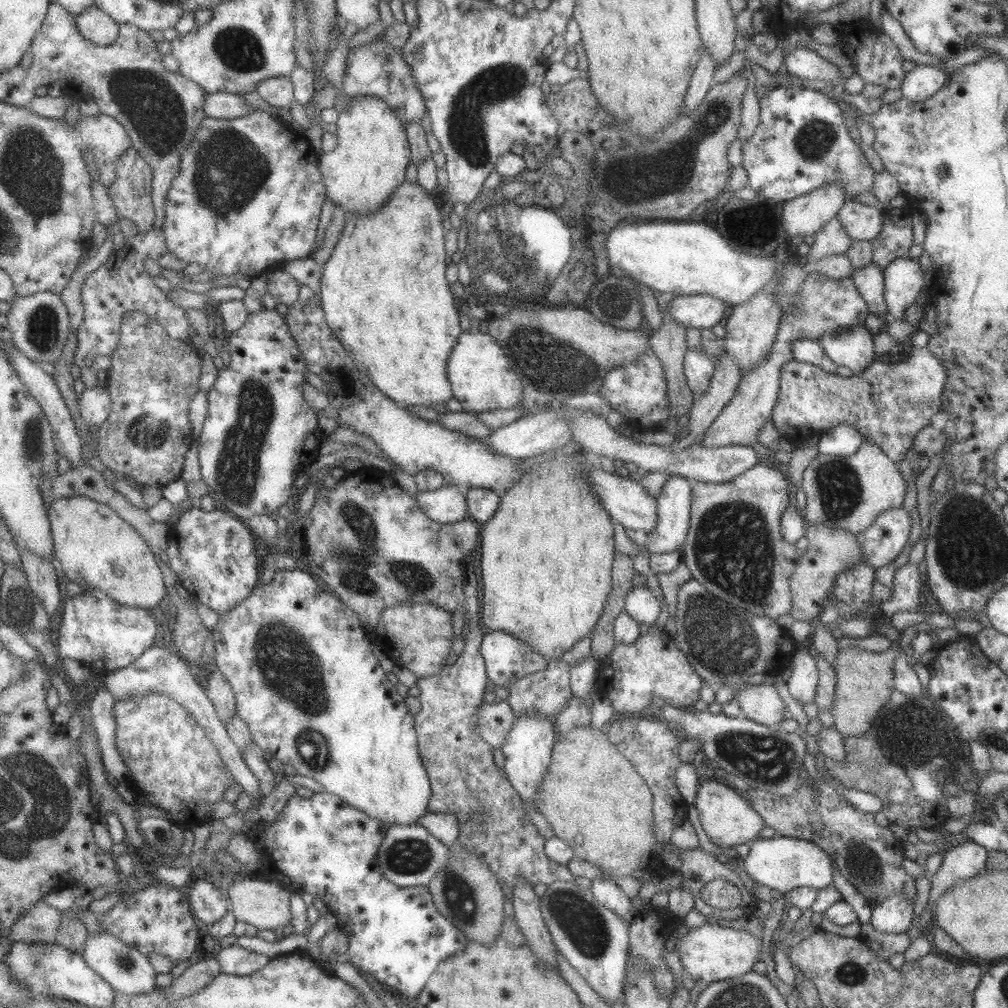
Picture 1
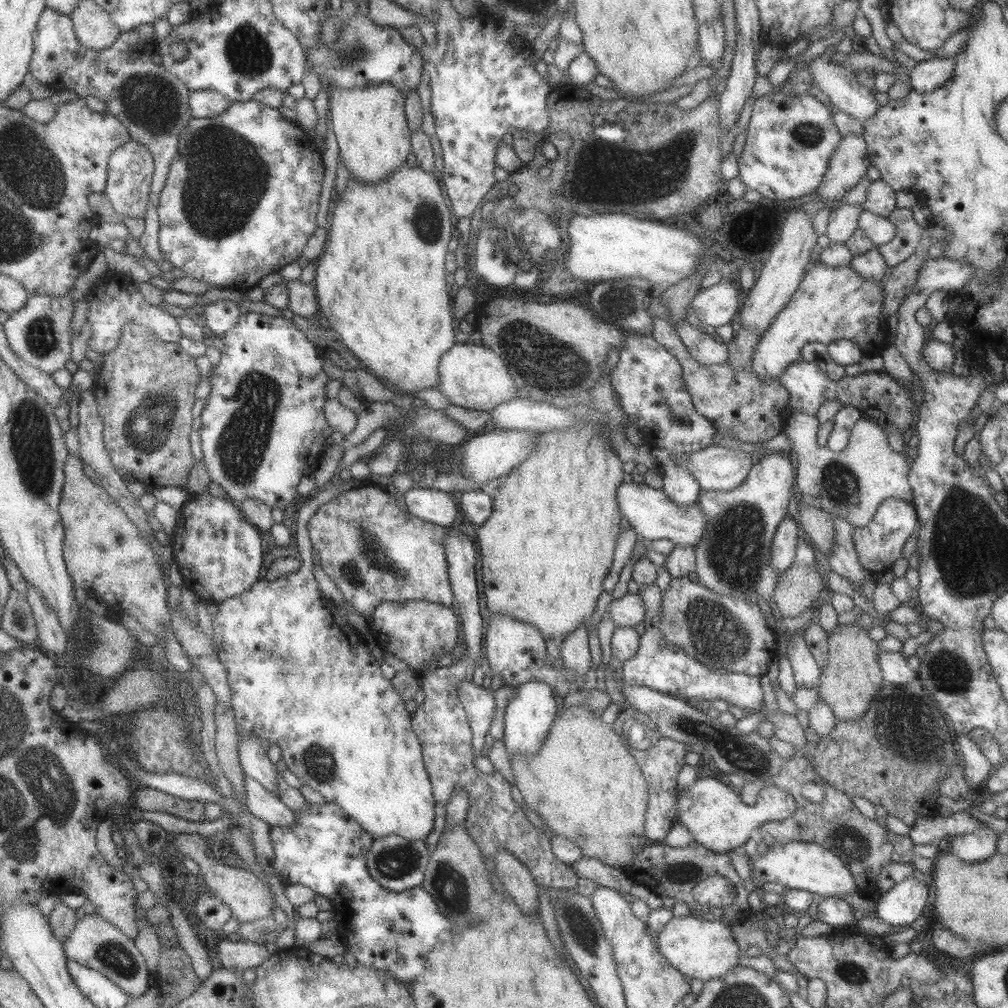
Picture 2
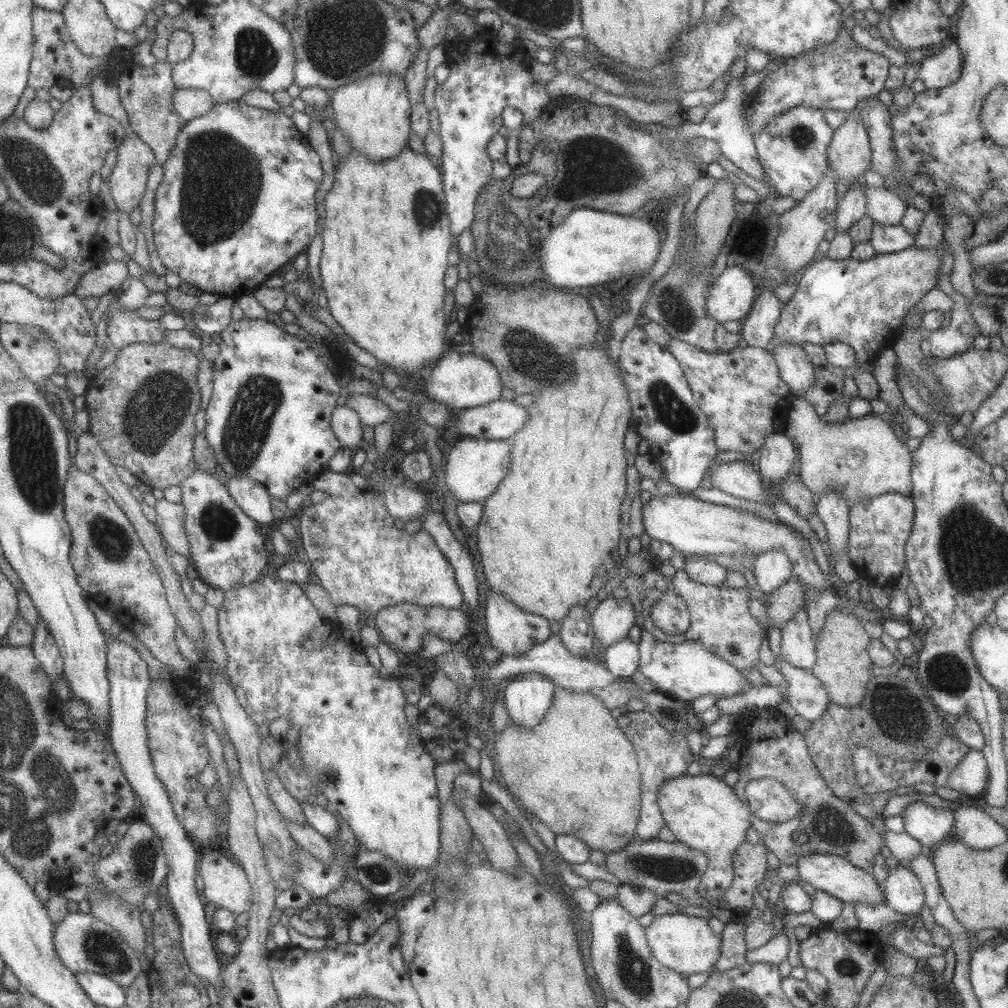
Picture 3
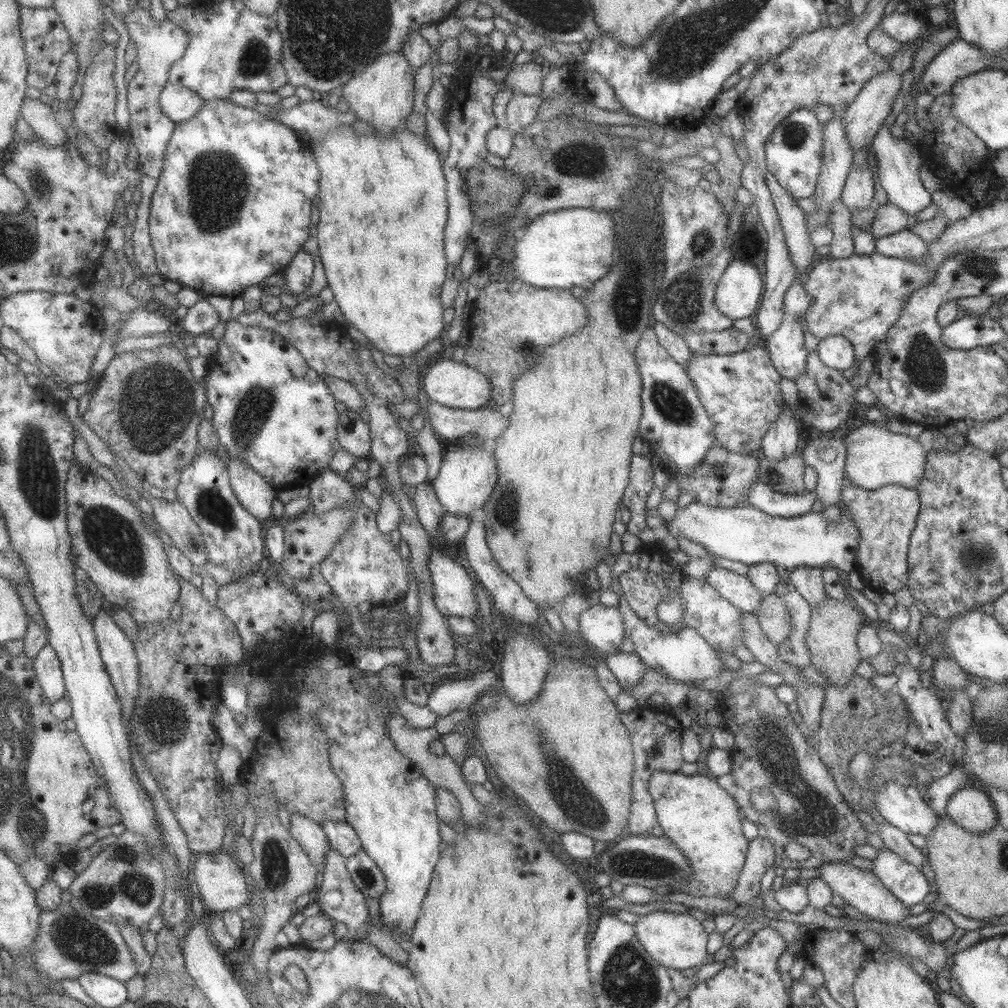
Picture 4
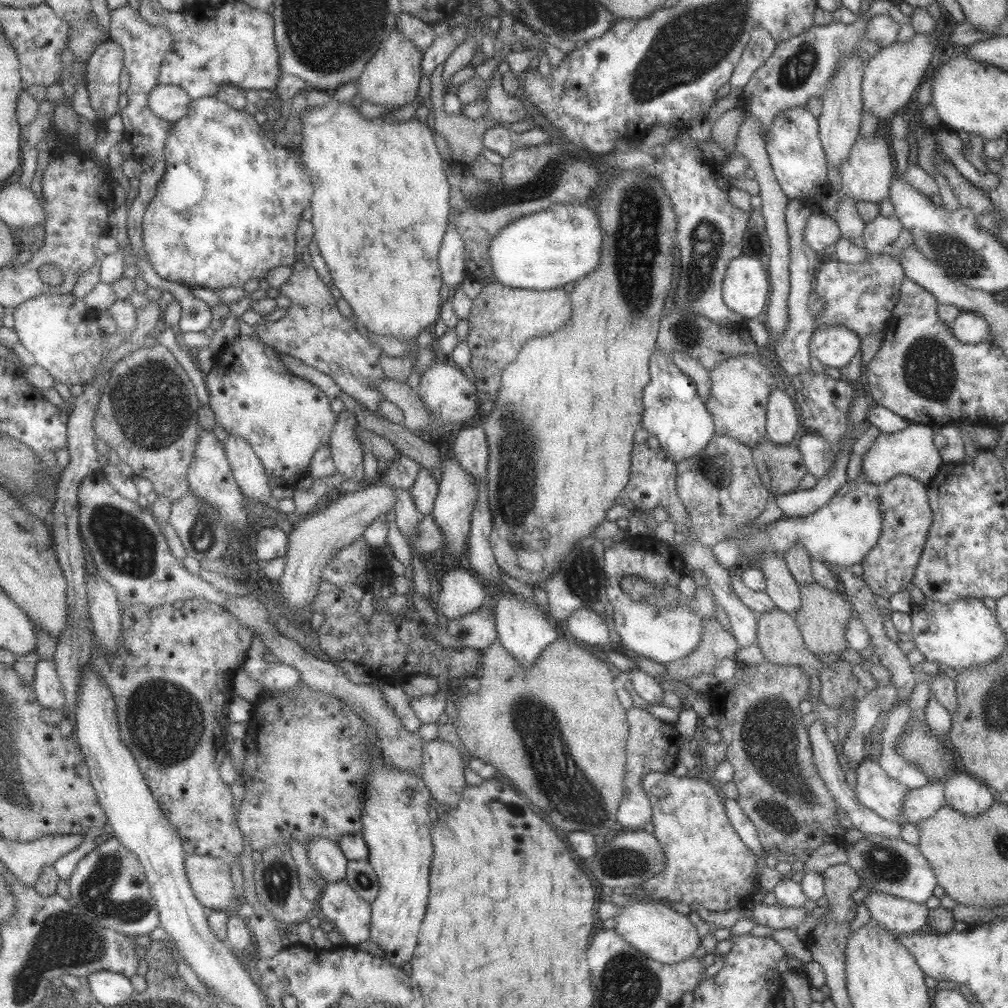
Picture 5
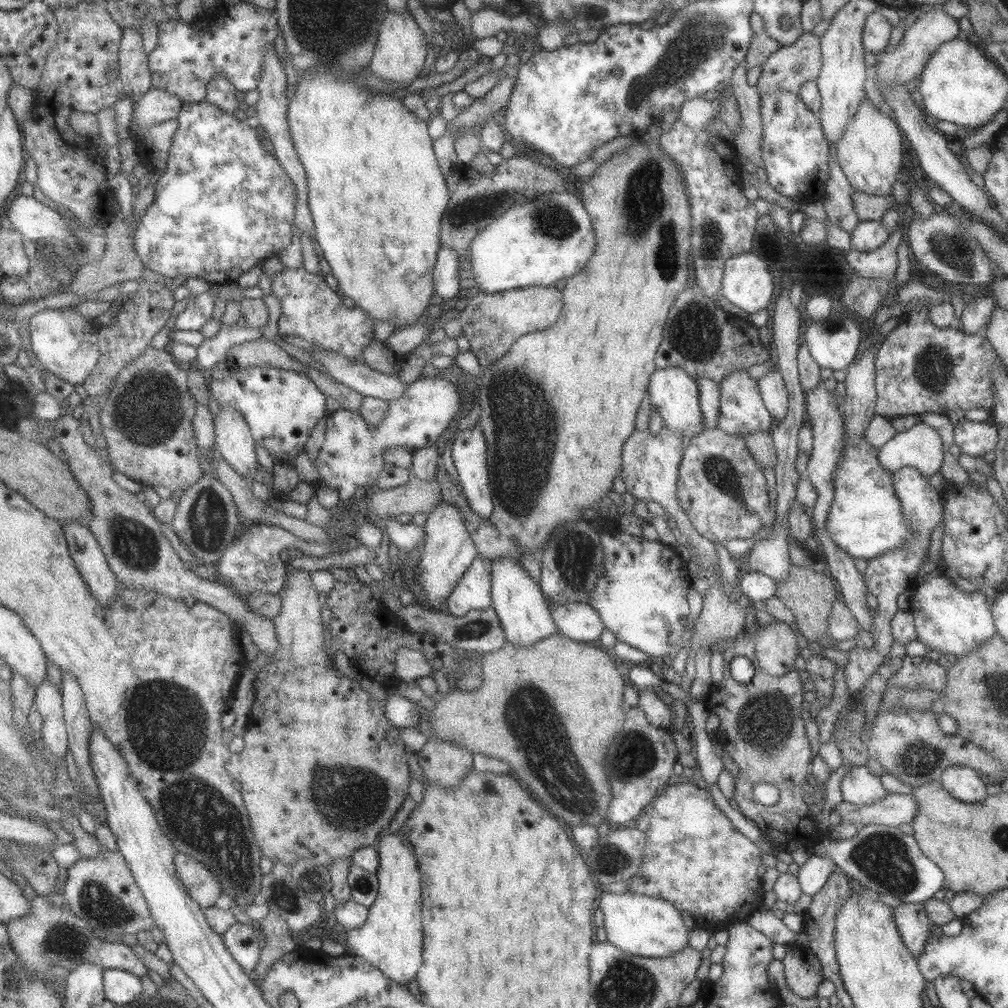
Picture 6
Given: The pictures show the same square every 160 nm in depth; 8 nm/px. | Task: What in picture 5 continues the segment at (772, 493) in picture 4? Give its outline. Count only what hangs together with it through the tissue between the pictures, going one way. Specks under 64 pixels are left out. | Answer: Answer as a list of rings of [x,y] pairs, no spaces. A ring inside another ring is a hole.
[[[848,438],[839,451],[835,463],[825,476],[814,480],[808,489],[795,489],[787,494],[775,495],[777,508],[783,517],[806,517],[821,508],[846,483],[845,468],[848,464],[851,445],[855,442]]]

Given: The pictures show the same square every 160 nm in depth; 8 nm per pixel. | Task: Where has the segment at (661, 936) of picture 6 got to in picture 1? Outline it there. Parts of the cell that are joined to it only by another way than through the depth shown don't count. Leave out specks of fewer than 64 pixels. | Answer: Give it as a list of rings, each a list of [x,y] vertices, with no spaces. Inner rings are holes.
[[[681,920],[676,922],[676,928],[672,930],[670,949],[678,952],[683,969],[689,972],[695,981],[708,985],[710,982],[739,978],[751,972],[753,964],[760,960],[761,940],[742,928],[735,930],[707,921],[697,929],[687,929]]]

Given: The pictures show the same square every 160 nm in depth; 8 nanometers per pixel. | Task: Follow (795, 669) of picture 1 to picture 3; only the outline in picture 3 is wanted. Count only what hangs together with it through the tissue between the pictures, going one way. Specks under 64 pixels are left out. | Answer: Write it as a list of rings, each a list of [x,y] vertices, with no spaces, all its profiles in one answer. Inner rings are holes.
[[[806,611],[798,612],[780,631],[780,650],[783,660],[795,668],[811,673],[816,654]]]

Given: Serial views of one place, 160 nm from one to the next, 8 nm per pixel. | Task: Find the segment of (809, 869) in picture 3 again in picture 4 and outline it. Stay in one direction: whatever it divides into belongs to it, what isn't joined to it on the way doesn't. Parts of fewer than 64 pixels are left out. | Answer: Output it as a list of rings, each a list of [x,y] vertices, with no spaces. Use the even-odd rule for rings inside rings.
[[[827,861],[819,865],[818,878],[830,886],[832,894],[840,896],[843,899],[844,905],[849,904],[859,912],[861,917],[873,919],[875,921],[899,922],[905,918],[908,912],[908,907],[903,906],[900,900],[897,900],[889,889],[886,889],[881,881],[868,870],[861,870],[856,866],[851,866],[849,863],[841,861]]]

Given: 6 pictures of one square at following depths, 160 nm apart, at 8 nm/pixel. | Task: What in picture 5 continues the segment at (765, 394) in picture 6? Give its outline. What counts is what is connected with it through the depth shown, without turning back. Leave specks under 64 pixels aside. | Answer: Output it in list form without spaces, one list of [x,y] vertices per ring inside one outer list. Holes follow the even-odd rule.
[[[773,389],[766,404],[766,436],[773,444],[792,444],[802,430],[797,404],[791,391]]]

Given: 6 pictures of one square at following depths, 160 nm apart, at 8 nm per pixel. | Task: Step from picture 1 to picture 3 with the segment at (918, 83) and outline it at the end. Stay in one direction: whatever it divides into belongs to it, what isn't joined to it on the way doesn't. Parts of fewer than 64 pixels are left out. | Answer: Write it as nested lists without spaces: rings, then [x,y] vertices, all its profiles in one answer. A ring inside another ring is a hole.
[[[951,36],[945,43],[937,47],[933,54],[919,62],[917,78],[921,80],[927,91],[946,87],[958,80],[962,69],[962,58],[957,43]]]

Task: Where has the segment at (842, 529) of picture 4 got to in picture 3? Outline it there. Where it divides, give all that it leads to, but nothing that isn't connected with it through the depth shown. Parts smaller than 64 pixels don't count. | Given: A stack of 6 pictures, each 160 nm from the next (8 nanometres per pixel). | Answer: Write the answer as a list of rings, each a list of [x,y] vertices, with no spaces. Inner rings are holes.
[[[652,493],[651,499],[636,506],[641,509],[641,522],[647,536],[670,544],[681,554],[730,554],[751,551],[755,556],[772,548],[783,549],[792,564],[792,572],[808,588],[825,587],[831,584],[820,573],[813,559],[807,539],[798,530],[785,525],[775,525],[755,513],[739,508],[701,501],[689,495],[659,495]]]

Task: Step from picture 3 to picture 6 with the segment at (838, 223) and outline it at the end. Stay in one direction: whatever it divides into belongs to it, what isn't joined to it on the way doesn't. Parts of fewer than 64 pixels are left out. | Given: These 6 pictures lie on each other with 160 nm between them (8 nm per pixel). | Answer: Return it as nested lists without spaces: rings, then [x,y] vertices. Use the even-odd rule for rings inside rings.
[[[864,96],[842,137],[835,142],[835,148],[838,165],[852,189],[871,196],[890,198],[891,186],[896,182],[895,176],[902,166],[903,150],[901,134],[886,109],[876,110]]]

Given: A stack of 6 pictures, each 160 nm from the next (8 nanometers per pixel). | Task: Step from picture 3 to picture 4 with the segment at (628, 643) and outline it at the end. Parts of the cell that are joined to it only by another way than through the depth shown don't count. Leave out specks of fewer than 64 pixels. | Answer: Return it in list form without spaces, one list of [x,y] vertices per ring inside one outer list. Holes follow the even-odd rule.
[[[619,651],[607,655],[603,666],[613,673],[613,677],[622,688],[637,686],[637,682],[641,682],[641,676],[647,670],[637,655]]]

